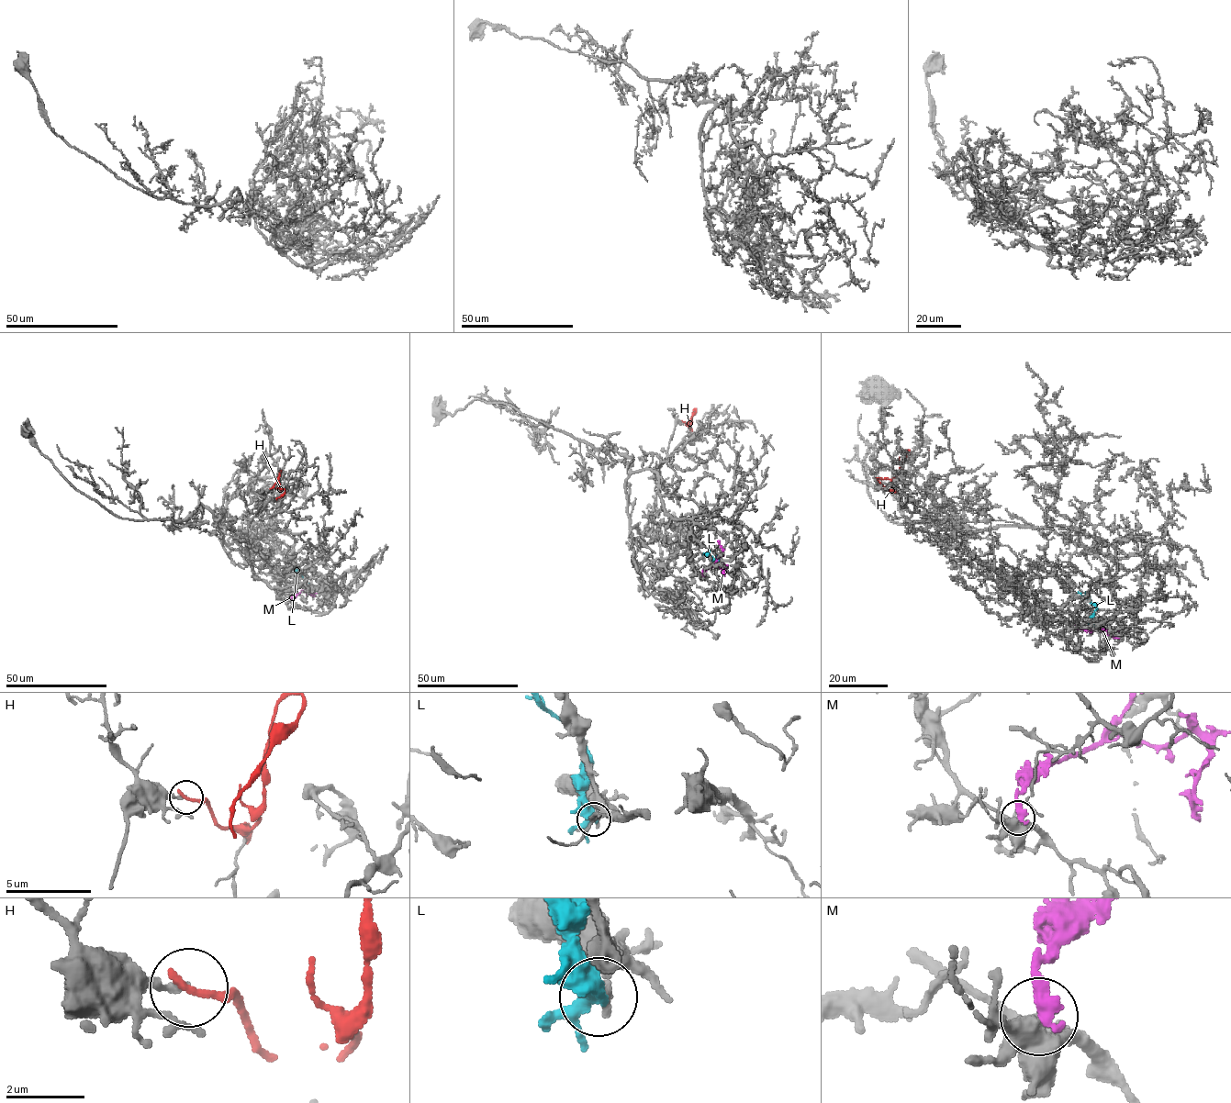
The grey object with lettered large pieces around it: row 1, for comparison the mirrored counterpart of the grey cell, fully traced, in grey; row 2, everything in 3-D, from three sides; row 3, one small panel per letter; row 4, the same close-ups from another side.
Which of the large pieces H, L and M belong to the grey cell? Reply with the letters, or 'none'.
none

